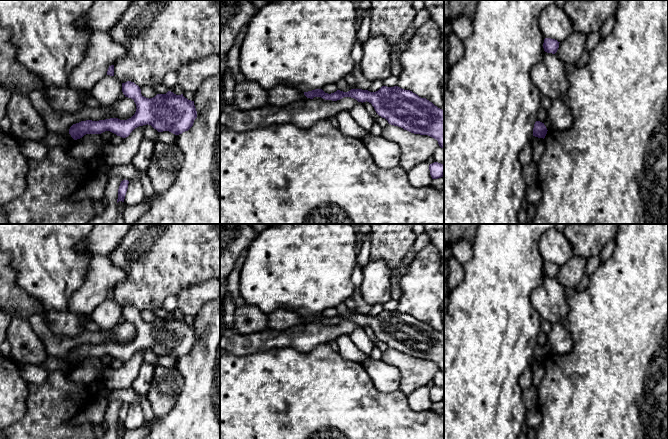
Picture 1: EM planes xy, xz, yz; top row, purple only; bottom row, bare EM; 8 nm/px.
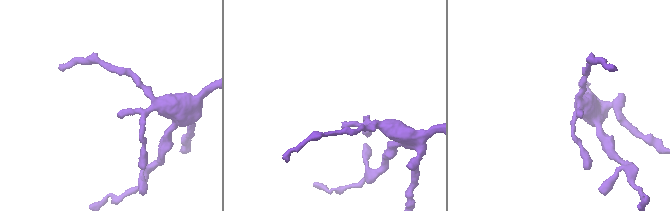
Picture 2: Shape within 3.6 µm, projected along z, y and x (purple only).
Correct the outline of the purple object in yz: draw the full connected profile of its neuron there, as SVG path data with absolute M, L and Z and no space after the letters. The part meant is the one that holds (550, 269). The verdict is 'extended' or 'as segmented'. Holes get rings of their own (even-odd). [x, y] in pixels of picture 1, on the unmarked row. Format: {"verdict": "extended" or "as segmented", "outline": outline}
{"verdict": "as segmented", "outline": "M545 262L543 267L544 275L547 277L555 278L559 272L559 267L555 263Z"}

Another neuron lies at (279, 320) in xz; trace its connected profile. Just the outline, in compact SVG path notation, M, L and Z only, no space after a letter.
M275 311L268 315L268 326L276 331L284 331L295 327L306 325L304 317L293 312Z

